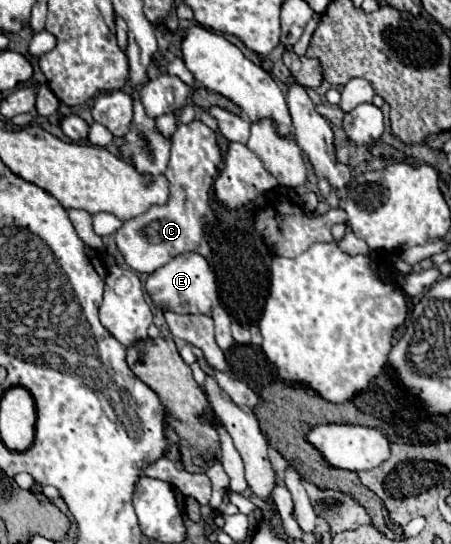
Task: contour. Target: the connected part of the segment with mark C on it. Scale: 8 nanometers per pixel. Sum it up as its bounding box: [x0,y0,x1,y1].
[116,119,222,273]

